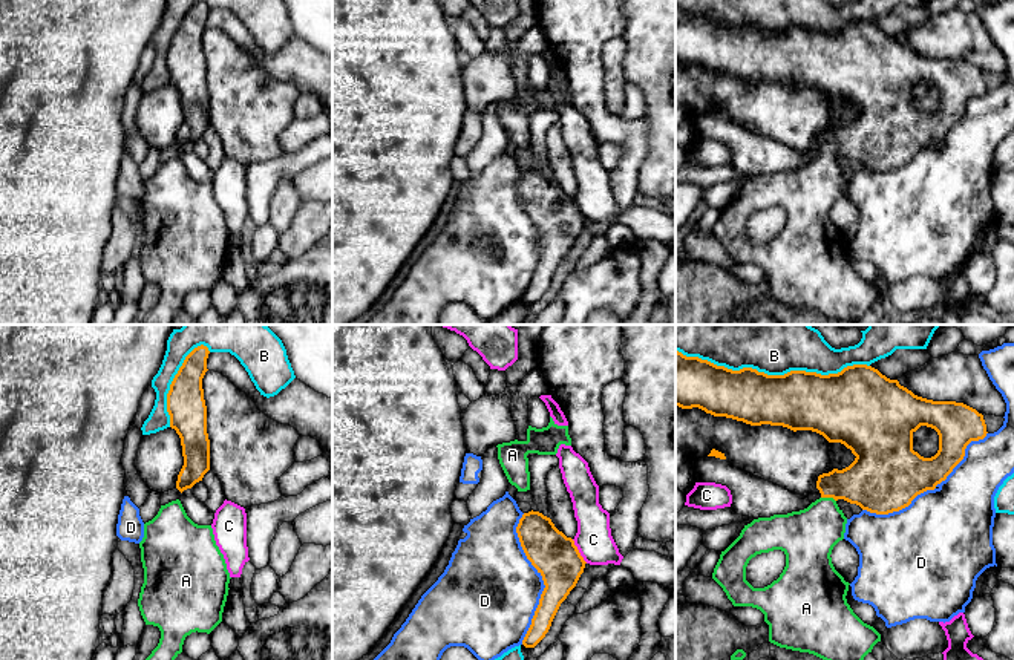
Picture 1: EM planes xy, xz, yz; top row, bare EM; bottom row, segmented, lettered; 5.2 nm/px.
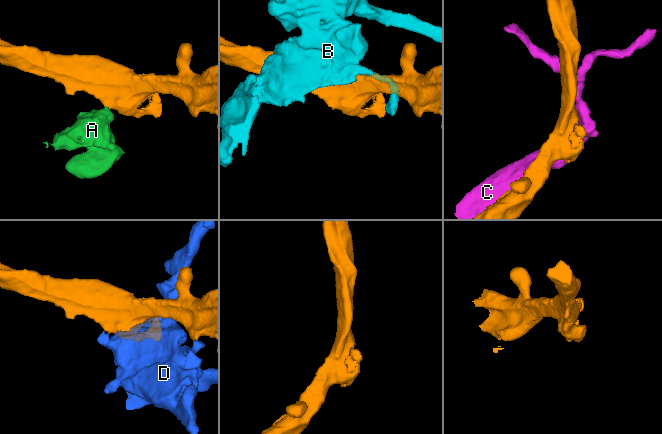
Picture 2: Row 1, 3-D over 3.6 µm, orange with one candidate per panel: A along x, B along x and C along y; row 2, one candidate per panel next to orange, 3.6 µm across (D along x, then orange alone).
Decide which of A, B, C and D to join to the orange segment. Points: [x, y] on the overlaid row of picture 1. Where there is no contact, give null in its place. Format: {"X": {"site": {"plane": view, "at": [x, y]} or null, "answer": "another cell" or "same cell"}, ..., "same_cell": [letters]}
{"A": {"site": {"plane": "yz", "at": [829, 496]}, "answer": "same cell"}, "B": {"site": {"plane": "yz", "at": [772, 375]}, "answer": "another cell"}, "C": {"site": {"plane": "xz", "at": [578, 552]}, "answer": "another cell"}, "D": {"site": {"plane": "yz", "at": [930, 489]}, "answer": "another cell"}, "same_cell": ["A"]}

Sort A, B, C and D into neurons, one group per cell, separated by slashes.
A / B / C / D

